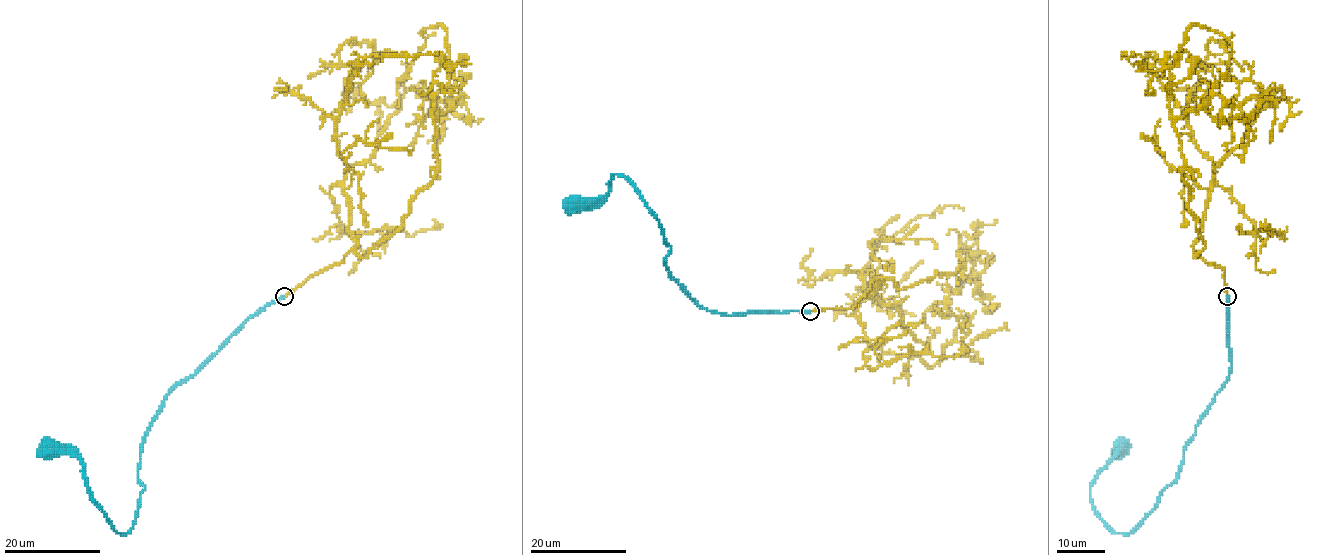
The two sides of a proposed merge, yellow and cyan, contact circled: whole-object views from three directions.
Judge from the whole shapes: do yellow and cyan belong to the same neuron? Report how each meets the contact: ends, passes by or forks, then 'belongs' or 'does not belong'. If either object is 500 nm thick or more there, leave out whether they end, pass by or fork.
yellow ends; cyan ends; belongs

